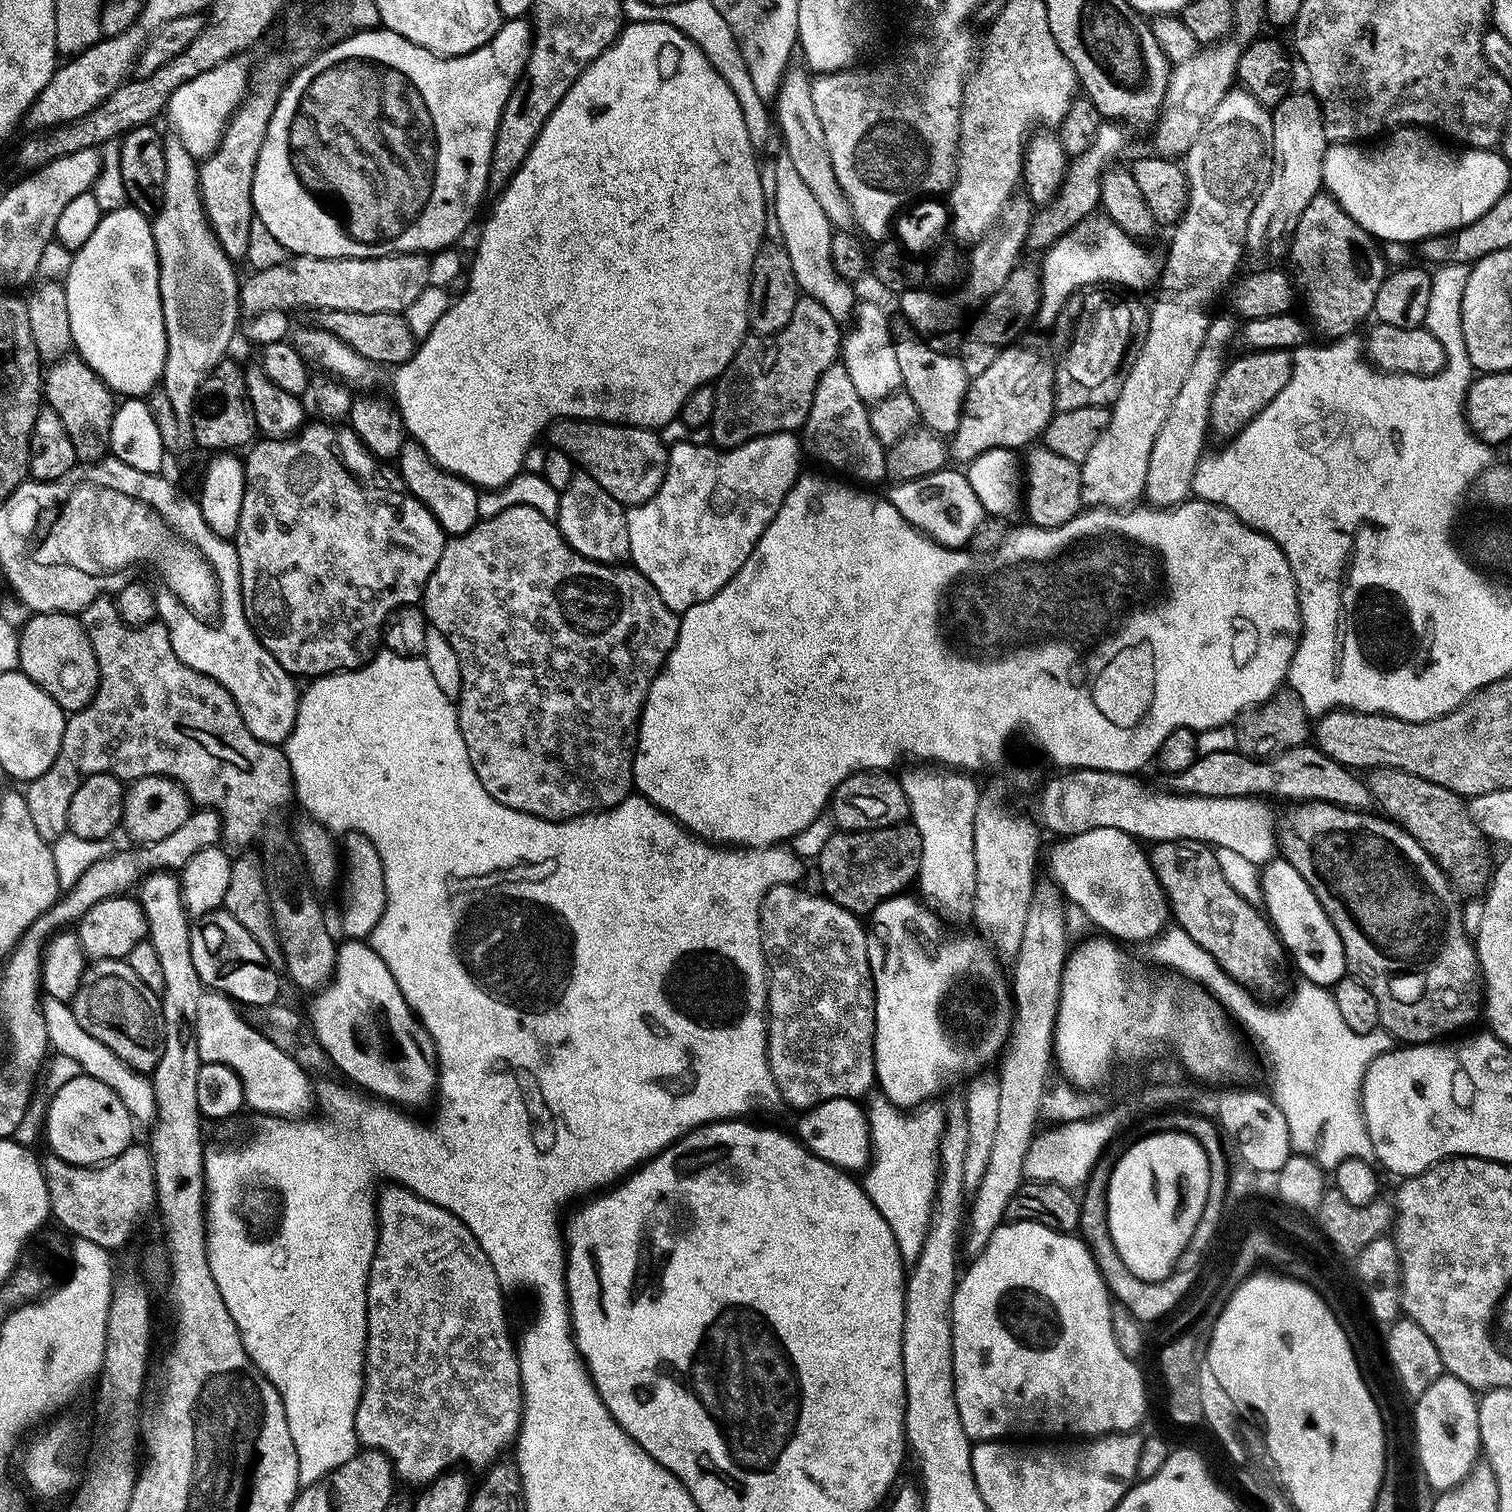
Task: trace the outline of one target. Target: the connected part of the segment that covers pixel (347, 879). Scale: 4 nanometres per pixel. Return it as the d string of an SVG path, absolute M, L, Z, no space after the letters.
M357 831L347 832L342 838L341 886L340 924L343 935L347 939L367 939L385 910L385 872L377 848L370 842L370 838Z

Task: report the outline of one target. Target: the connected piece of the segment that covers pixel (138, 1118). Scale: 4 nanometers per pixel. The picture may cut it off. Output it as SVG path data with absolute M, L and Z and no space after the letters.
M48 998L43 1001L42 1007L49 1045L57 1053L72 1058L83 1075L102 1082L102 1086L110 1086L114 1094L122 1098L122 1106L126 1106L126 1110L137 1125L151 1125L156 1119L156 1099L151 1079L145 1073L136 1072L122 1058L118 1058L109 1046L103 1045L98 1039L82 1030L71 1007L65 1001Z

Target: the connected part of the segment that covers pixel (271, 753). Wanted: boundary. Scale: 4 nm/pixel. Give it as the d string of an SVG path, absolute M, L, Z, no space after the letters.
M112 598L90 602L79 617L90 638L90 646L94 646L100 685L85 708L65 719L62 746L58 746L58 754L50 770L46 770L44 776L27 781L23 789L26 810L30 810L34 830L38 830L38 834L49 842L68 832L65 805L74 797L82 777L109 772L129 781L140 780L143 776L165 776L175 780L184 787L184 793L197 809L219 814L222 840L229 849L248 850L251 844L257 844L264 851L262 867L268 890L268 909L272 912L276 939L280 941L282 964L288 967L288 976L298 987L311 990L323 988L331 981L336 968L338 944L332 941L324 925L324 912L310 883L305 861L290 835L290 828L284 825L284 815L294 804L294 785L287 751L250 734L230 693L214 678L186 666L186 662L174 654L170 634L164 624L153 622L132 628L119 616Z

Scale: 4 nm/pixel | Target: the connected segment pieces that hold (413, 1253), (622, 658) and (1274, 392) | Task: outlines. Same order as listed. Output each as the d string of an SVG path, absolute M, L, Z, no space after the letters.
M389 1183L379 1189L376 1197L376 1249L368 1275L366 1310L368 1311L368 1337L364 1351L364 1389L358 1402L354 1418L356 1439L365 1449L386 1454L392 1461L392 1471L397 1481L427 1486L442 1473L464 1465L469 1469L487 1470L505 1454L504 1448L511 1449L520 1434L520 1419L524 1416L524 1391L520 1381L522 1367L514 1336L508 1333L508 1316L504 1313L504 1292L490 1258L478 1246L474 1234L453 1212L432 1204L421 1196L415 1196L409 1188Z
M510 504L501 509L493 516L485 515L477 520L466 534L453 536L445 543L442 558L438 558L438 566L434 566L434 574L430 574L422 597L424 617L431 627L442 630L446 642L454 646L458 662L462 662L462 690L456 704L462 742L466 742L470 766L474 766L478 782L482 782L486 794L502 806L553 822L602 812L618 806L633 791L632 763L636 757L636 737L640 734L640 716L644 712L650 686L672 653L680 629L680 616L662 602L662 594L654 590L638 569L599 564L578 554L564 541L564 535L555 523L534 510L534 506Z
M1251 350L1243 353L1236 361L1229 363L1218 380L1210 406L1210 428L1213 433L1231 438L1241 432L1266 405L1278 395L1292 377L1292 352L1278 350Z

